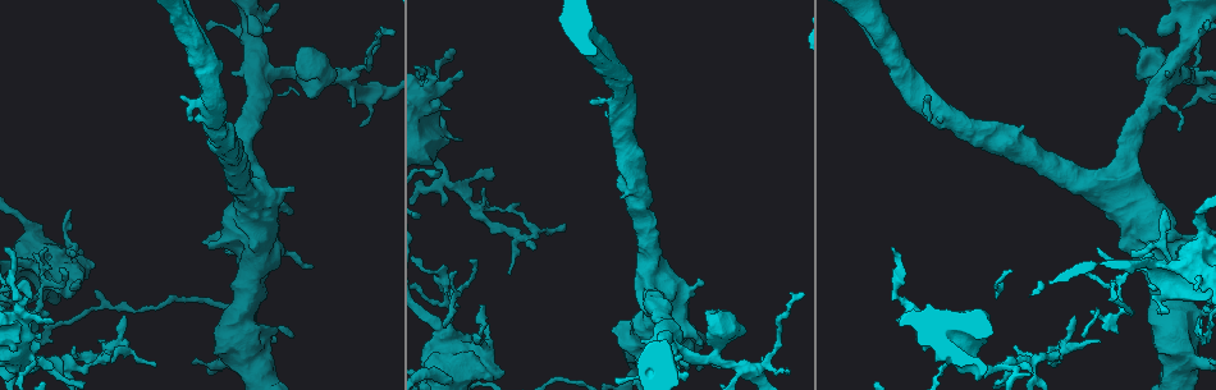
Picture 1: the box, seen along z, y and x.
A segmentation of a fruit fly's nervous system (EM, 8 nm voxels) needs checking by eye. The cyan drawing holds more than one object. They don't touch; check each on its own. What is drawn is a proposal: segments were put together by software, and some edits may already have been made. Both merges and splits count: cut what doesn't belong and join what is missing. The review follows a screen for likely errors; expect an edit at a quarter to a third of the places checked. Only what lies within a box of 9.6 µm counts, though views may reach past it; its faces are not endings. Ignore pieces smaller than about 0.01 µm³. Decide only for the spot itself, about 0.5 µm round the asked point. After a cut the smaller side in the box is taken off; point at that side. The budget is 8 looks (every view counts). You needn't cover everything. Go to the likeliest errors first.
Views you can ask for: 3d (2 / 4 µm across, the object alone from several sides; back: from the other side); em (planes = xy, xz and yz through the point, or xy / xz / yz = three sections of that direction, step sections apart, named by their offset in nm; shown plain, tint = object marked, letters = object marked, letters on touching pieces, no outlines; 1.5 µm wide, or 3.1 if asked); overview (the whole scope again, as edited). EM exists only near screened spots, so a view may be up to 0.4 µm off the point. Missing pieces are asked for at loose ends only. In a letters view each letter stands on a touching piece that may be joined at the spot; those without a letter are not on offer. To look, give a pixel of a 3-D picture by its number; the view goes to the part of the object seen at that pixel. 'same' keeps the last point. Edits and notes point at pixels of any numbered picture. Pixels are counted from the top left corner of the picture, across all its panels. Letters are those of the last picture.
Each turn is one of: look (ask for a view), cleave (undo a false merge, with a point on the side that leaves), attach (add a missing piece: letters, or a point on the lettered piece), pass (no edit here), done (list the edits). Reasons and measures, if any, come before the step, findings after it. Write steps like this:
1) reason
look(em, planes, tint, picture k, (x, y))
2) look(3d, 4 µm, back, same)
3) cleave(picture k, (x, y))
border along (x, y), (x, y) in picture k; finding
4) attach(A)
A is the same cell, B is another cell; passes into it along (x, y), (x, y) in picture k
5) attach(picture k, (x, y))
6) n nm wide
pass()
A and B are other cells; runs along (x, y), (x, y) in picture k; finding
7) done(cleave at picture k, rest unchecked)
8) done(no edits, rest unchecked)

free end
look(em, planes, plain, picture 1, (721, 369))

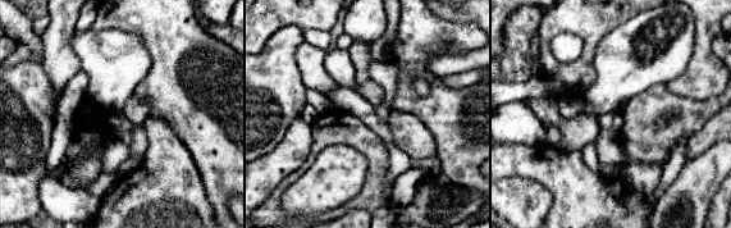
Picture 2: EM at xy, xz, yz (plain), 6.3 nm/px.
see the neighbours
look(em, planes, letters, same)

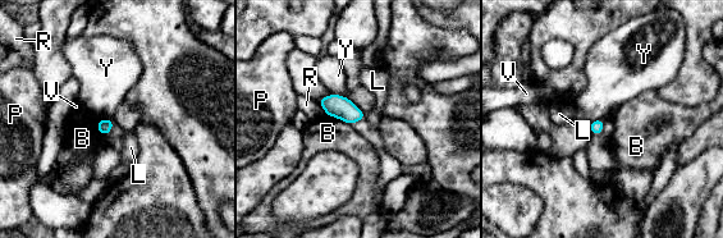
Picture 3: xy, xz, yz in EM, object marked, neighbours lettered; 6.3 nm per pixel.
90 nm wide
pass()
B, L, P, R, V and Y are other cells; border along (332, 94), (344, 96) in picture 3; none of them fits

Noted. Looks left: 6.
abrupt turn
look(em, planes, letters, picture 1, (480, 333))

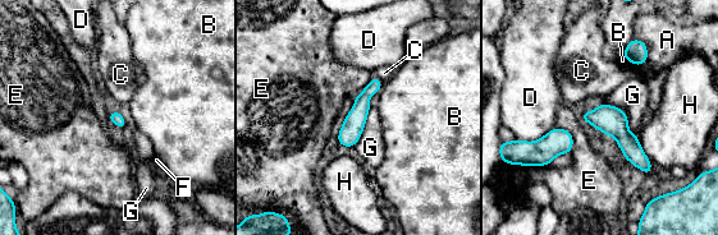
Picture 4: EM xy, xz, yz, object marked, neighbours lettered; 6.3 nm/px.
G touches over 300 nm
pass()
A, B, C, D, E, F, G and H are other cells; runs along (585, 116), (603, 118), (648, 170) in picture 4; one cell here

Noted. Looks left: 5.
branch stops here
look(em, yz, step 4, letters, picture 1, (461, 140))

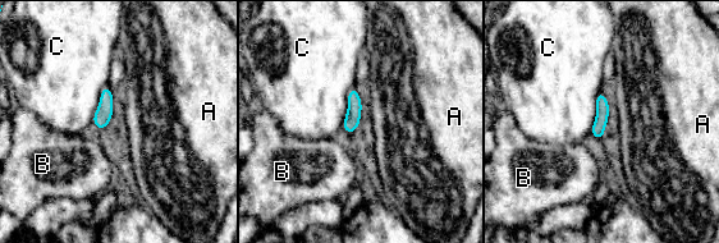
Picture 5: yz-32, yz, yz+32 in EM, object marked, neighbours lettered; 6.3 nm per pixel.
pass()
A, B and C are other cells; no lettered piece goes on from it

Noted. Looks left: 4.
done(no edits, rest unchecked)

